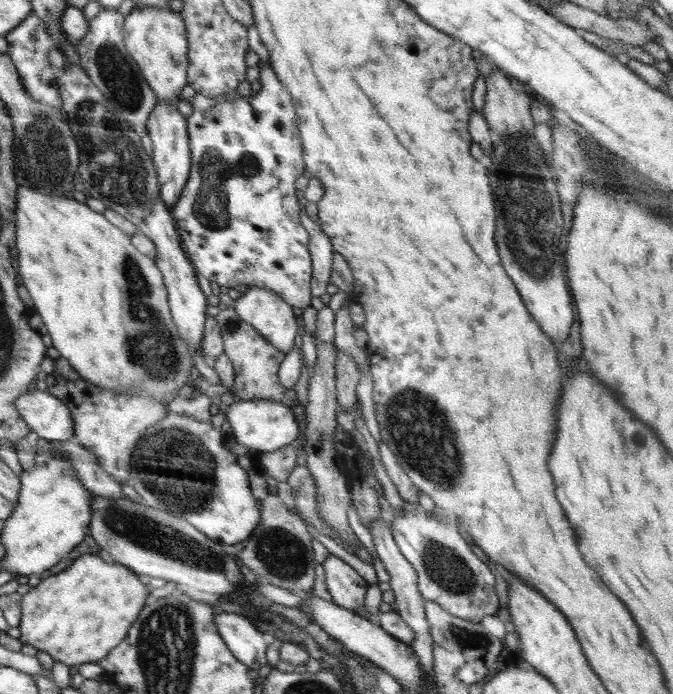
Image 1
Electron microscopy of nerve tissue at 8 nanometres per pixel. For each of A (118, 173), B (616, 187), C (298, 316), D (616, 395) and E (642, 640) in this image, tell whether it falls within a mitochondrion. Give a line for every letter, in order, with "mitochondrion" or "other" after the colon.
A: mitochondrion
B: other
C: other
D: other
E: other

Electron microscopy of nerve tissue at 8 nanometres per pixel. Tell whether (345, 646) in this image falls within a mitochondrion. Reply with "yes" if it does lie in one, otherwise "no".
no

